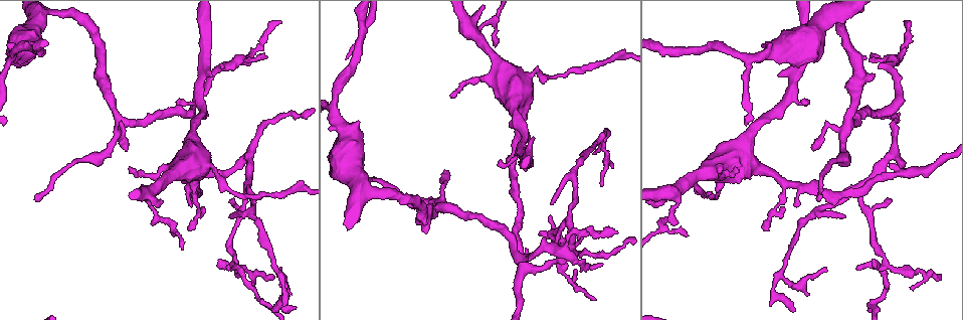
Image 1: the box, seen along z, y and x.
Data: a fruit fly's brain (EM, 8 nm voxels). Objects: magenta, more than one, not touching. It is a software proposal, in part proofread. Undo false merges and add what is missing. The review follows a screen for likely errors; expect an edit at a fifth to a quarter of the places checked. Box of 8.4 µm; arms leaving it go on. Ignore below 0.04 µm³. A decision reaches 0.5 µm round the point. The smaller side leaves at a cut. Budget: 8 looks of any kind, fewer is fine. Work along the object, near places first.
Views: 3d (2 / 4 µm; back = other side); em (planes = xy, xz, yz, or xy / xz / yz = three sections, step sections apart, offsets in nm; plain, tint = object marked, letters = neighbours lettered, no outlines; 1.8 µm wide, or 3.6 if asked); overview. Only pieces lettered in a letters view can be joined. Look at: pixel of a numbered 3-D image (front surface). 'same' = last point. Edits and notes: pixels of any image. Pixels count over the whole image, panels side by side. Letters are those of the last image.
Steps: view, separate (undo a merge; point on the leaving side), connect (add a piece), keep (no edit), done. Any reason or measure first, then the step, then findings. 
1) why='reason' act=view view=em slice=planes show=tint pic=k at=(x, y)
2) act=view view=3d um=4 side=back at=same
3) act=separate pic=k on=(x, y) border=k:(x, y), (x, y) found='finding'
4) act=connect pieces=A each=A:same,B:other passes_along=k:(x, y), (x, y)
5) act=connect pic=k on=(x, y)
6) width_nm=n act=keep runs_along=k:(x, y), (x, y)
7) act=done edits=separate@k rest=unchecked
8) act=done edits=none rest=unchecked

why='abrupt turn' act=view view=3d um=4 pic=1 at=(568, 217)

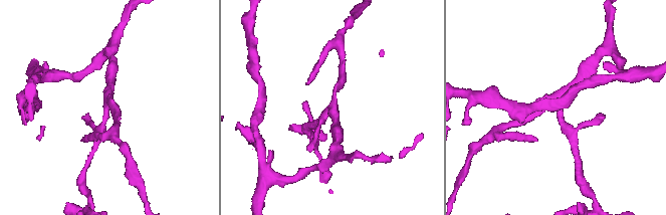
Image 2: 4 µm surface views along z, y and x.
arms=3 why='need the tissue' act=view view=em slice=planes show=tint pic=2 at=(335, 103)

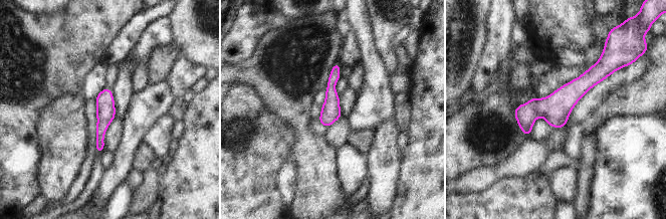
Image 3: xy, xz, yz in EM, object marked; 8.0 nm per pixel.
why='what lies round it' act=view view=em slice=planes show=letters at=same

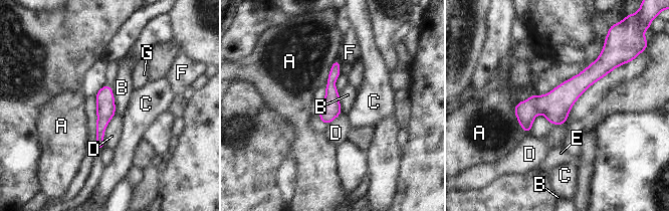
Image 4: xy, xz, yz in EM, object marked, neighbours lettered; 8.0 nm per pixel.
act=keep each=A:other,B:other,C:other,D:other,E:other,F:other,G:other runs_along=4:(604, 67), (555, 104), (540, 104), (525, 129) found='continuous, no second neuron'

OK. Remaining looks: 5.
why='narrows sharply' act=view view=em slice=yz step=4 show=tint pic=1 at=(553, 241)

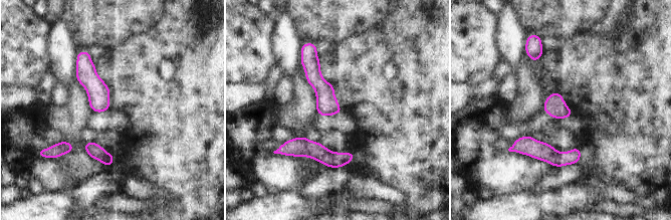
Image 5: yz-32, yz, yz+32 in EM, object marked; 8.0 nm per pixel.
act=view view=em slice=planes show=letters at=same

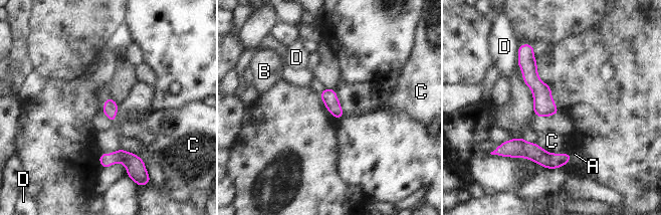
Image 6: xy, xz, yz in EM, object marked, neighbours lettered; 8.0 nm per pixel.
act=separate pic=6 on=(517, 148) each=A:other,B:other,C:other,D:other border=6:(546, 152), (536, 162) found='a second neuron is stuck on'

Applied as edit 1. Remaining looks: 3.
why='sharp bend' act=view view=em slice=planes show=letters pic=1 at=(741, 152)

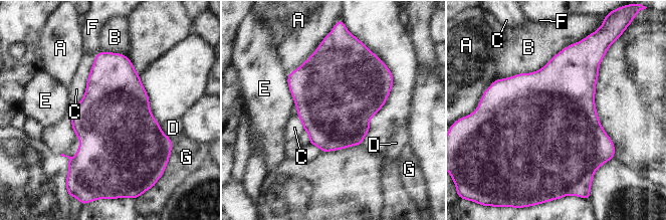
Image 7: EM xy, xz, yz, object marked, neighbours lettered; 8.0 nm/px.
width_nm=600 longest_contact=B:650nm act=keep each=A:other,B:other,C:other,D:other,E:other,F:other,G:other found='one neuron here'

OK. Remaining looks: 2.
act=done edits=separate@6 rest=unchecked

